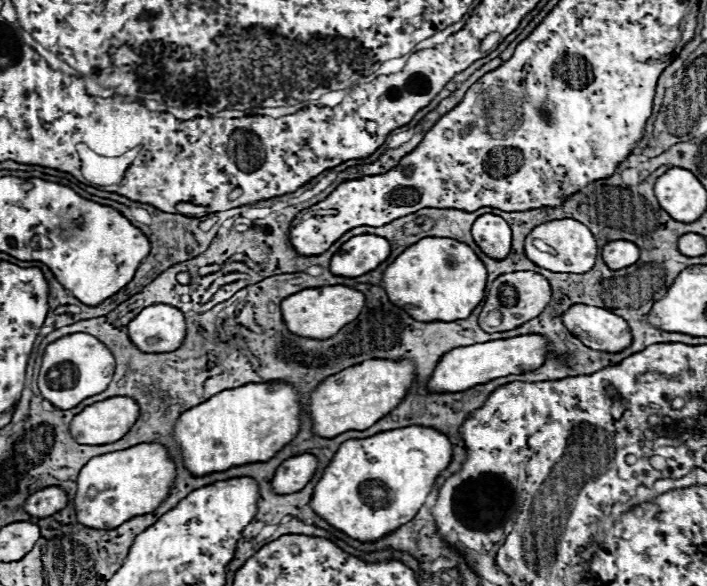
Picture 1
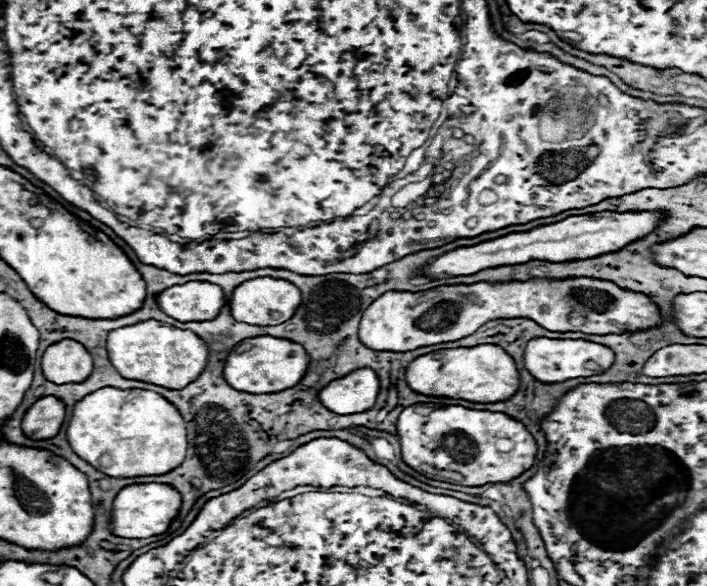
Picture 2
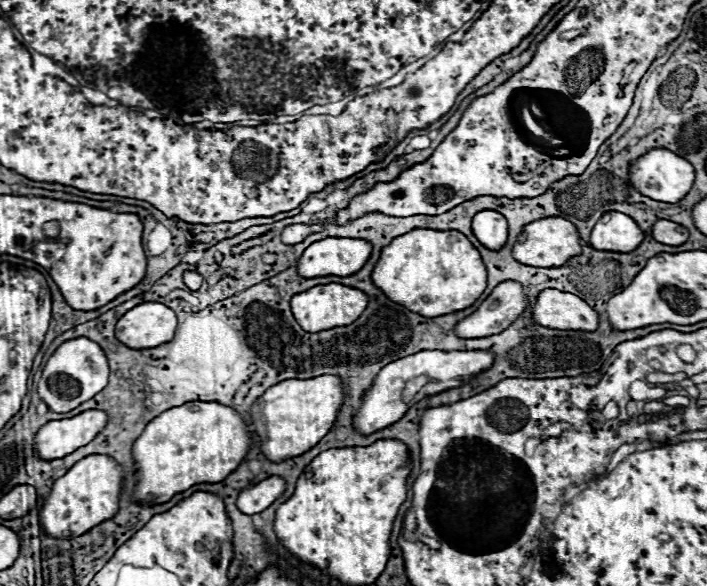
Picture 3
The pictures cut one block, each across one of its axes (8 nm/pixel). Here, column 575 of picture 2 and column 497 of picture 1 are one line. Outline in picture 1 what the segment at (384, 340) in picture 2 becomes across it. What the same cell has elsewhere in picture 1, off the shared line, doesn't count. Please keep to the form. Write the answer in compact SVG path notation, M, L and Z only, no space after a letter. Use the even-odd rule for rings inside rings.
M508 272L498 276L488 292L488 298L484 302L484 308L480 312L478 324L484 332L506 332L512 328L518 328L520 324L526 324L528 320L536 318L550 300L550 284L548 280L538 272Z

